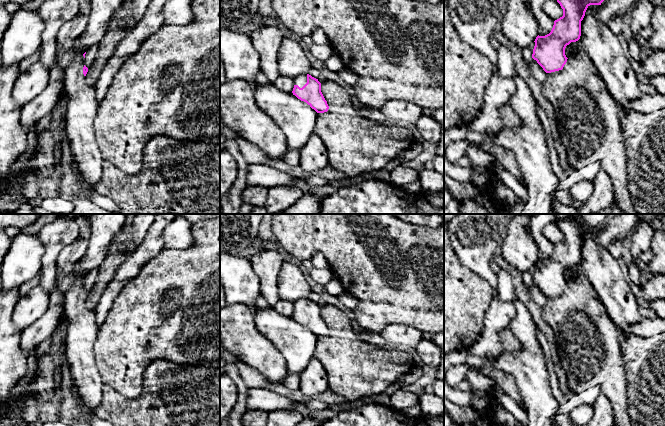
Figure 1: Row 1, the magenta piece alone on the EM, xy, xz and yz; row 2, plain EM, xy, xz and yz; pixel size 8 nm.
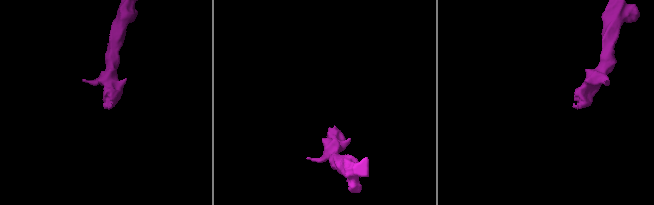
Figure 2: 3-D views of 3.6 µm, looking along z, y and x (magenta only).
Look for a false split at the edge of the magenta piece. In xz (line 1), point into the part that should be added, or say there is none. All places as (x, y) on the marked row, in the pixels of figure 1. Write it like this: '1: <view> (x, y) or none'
1: xz (301, 80)

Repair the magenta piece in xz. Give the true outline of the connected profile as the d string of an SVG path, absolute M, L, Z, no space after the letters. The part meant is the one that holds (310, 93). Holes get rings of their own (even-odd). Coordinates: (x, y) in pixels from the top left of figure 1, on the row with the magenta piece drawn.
M309 74L299 75L294 78L292 93L301 101L306 102L317 113L324 113L329 109L321 92L321 83Z

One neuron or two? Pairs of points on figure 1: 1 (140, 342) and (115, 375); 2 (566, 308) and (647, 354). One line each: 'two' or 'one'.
1: one
2: two

